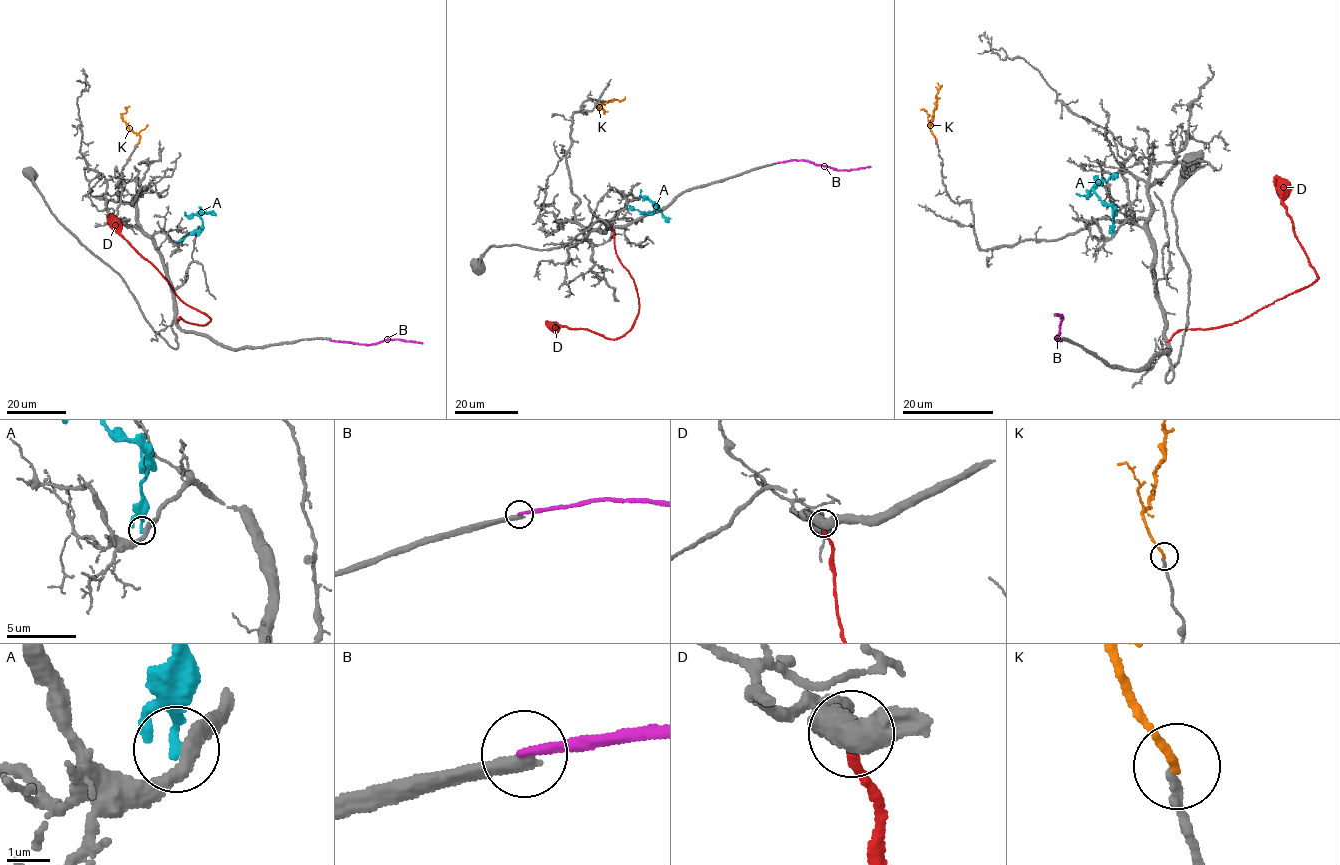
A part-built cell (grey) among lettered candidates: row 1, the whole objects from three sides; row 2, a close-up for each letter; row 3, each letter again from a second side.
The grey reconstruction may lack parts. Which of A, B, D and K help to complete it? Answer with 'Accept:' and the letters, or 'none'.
Accept: K

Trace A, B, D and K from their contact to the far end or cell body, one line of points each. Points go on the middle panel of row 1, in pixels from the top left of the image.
A: (626, 207), (652, 212), (655, 203), (663, 215), (670, 218)
B: (774, 163), (808, 161), (837, 170), (870, 167)
D: (612, 227), (614, 249), (637, 293), (639, 308), (634, 323), (611, 340), (586, 329), (549, 322)
K: (610, 102), (614, 99), (604, 101), (598, 107), (608, 111)

